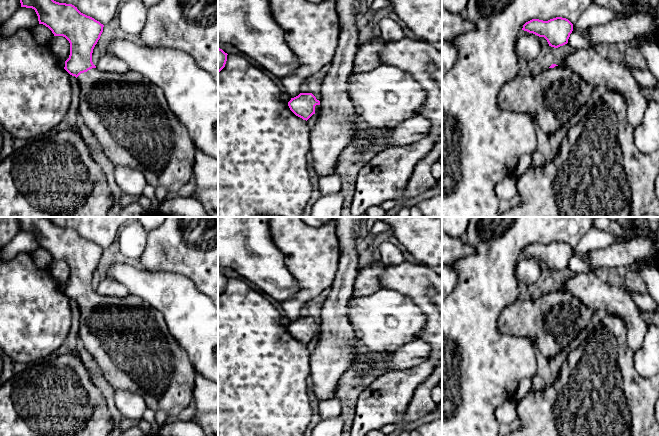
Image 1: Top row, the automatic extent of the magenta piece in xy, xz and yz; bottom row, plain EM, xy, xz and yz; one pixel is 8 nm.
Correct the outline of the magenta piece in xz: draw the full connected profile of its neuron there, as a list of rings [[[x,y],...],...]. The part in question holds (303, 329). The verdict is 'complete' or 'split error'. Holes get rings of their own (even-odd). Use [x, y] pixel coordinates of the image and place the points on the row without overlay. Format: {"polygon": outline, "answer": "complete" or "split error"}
{"polygon": [[[300,317],[288,326],[290,334],[303,344],[308,344],[313,338],[319,338],[320,325],[312,317]]], "answer": "split error"}

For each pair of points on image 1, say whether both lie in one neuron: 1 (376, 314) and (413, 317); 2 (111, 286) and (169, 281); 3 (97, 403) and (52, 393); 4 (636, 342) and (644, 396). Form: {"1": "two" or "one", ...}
{"1": "one", "2": "two", "3": "one", "4": "two"}

